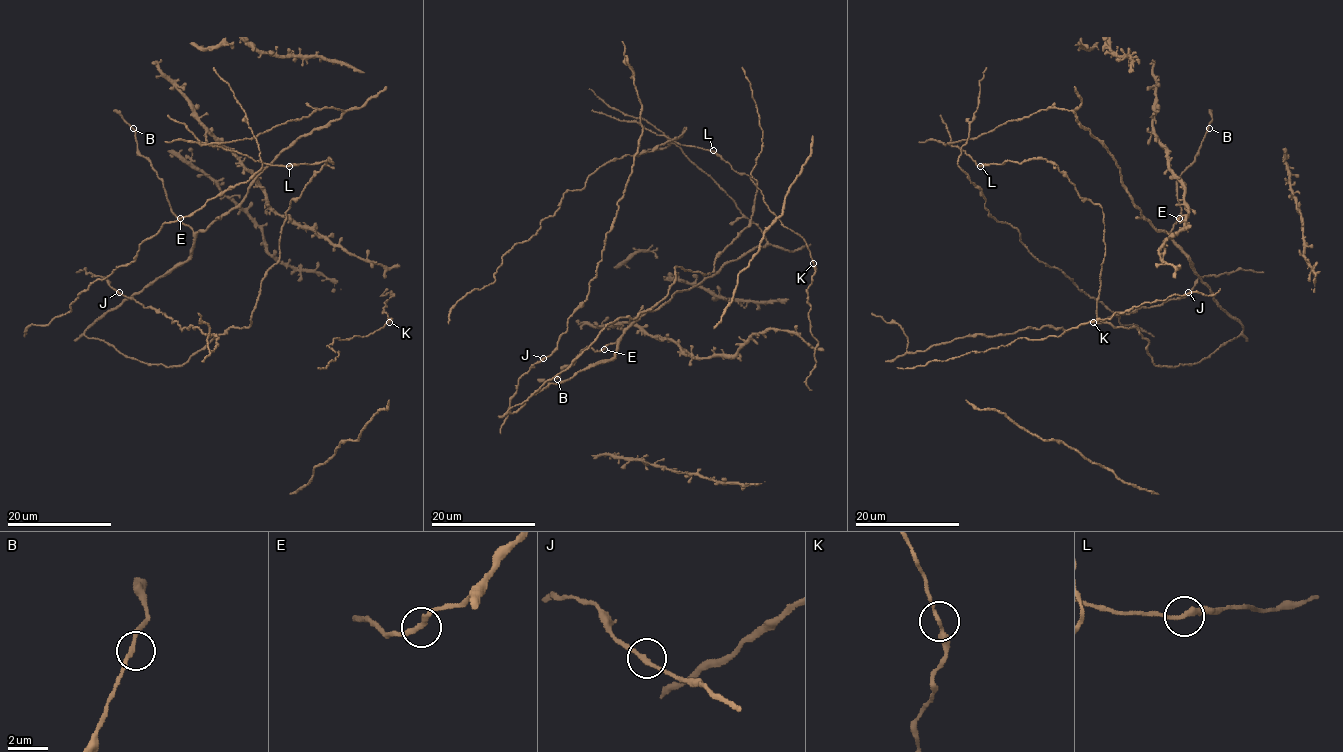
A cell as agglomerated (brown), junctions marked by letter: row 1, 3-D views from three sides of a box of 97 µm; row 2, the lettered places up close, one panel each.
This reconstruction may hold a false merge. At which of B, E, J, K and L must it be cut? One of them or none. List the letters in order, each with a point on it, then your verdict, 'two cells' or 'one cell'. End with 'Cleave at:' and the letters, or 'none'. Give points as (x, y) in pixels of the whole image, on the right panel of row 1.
B: at (1209, 128); one cell
E: at (1179, 218); one cell
J: at (1188, 292); one cell
K: at (1093, 322); one cell
L: at (980, 166); one cell
Cleave at: none

